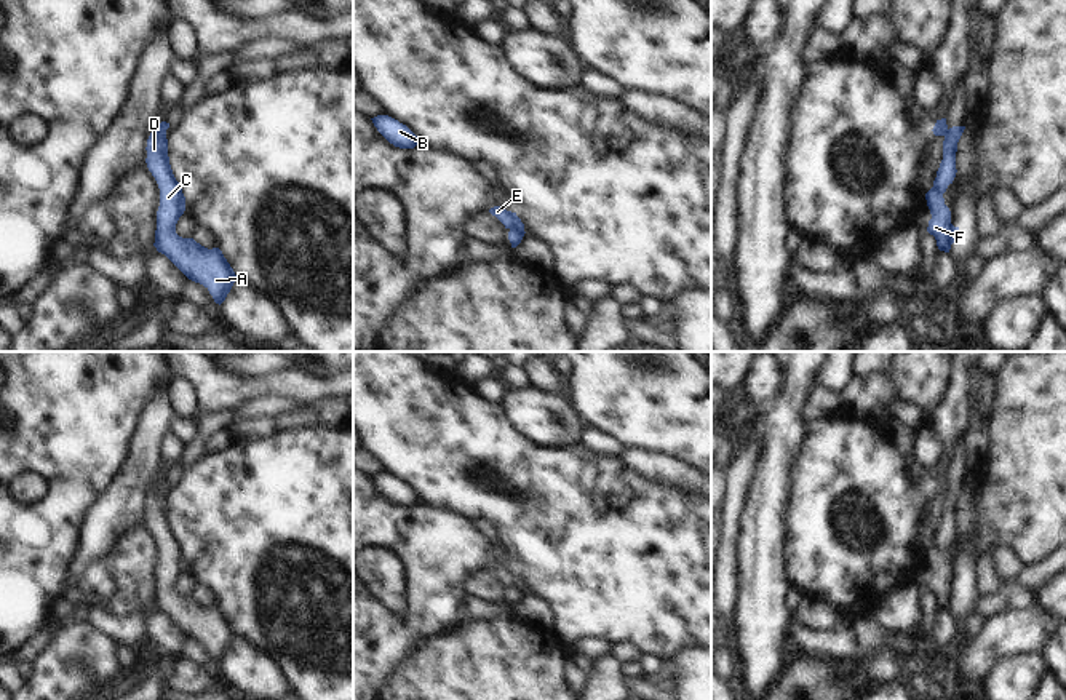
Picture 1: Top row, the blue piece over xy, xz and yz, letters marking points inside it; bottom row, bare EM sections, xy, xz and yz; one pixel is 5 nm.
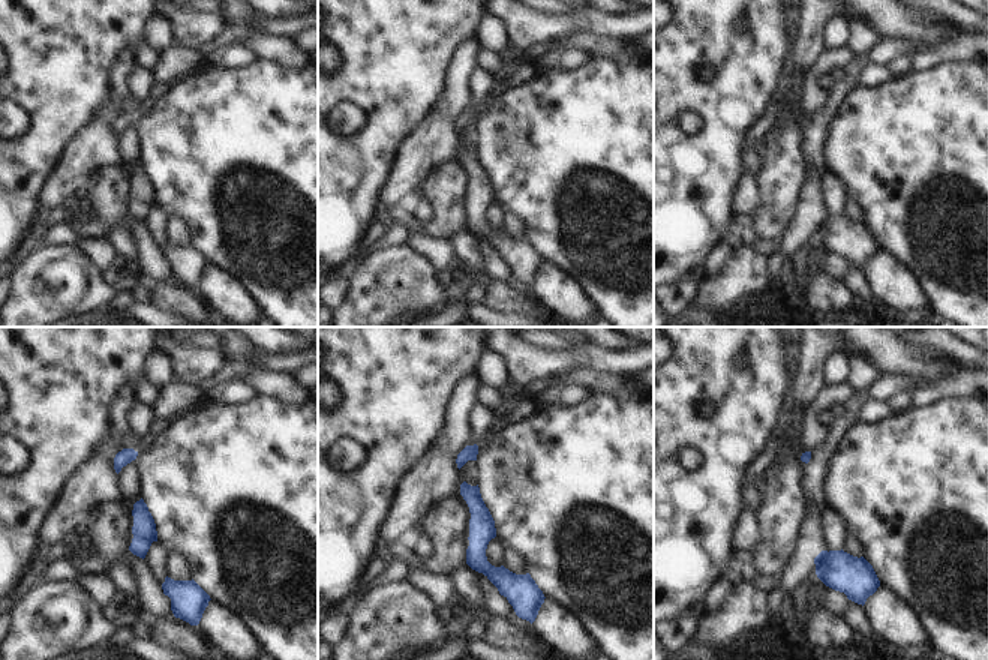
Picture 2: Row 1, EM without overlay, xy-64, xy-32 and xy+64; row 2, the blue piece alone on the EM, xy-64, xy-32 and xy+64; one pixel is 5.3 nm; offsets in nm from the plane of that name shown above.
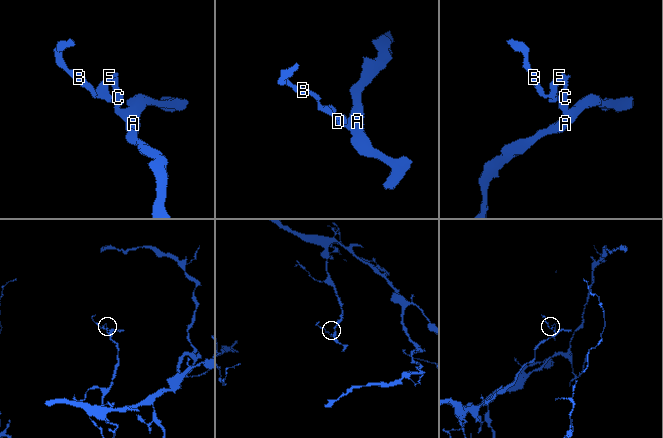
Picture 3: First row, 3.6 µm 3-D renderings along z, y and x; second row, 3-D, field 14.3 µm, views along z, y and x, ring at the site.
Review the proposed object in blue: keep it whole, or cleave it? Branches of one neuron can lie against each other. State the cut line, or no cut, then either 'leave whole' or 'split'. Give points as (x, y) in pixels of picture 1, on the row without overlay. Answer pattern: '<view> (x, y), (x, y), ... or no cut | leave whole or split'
xz (523, 585), (510, 588) | split

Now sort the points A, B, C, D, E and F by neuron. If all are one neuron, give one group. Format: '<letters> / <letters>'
A C D F / B E

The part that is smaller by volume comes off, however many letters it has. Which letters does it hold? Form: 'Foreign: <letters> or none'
Foreign: B, E

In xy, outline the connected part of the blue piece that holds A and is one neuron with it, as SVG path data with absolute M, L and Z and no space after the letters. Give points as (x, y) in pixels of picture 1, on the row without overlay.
M166 489L152 491L145 508L147 526L160 547L153 604L189 638L203 642L221 663L237 633L219 606L208 607L193 596L182 596L176 591L176 582L185 569L185 555L169 523Z

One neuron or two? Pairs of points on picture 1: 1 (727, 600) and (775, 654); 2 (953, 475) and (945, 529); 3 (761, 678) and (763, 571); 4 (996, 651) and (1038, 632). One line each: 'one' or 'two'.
1: two
2: one
3: one
4: one

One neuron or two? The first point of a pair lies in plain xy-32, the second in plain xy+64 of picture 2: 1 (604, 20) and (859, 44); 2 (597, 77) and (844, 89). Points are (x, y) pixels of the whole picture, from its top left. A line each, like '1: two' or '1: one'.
1: one
2: two

